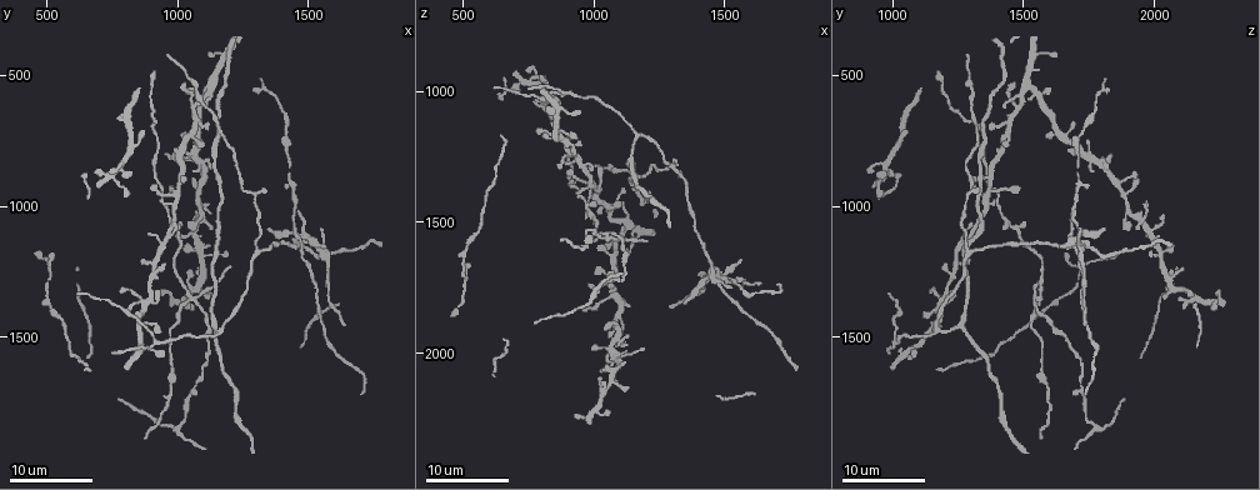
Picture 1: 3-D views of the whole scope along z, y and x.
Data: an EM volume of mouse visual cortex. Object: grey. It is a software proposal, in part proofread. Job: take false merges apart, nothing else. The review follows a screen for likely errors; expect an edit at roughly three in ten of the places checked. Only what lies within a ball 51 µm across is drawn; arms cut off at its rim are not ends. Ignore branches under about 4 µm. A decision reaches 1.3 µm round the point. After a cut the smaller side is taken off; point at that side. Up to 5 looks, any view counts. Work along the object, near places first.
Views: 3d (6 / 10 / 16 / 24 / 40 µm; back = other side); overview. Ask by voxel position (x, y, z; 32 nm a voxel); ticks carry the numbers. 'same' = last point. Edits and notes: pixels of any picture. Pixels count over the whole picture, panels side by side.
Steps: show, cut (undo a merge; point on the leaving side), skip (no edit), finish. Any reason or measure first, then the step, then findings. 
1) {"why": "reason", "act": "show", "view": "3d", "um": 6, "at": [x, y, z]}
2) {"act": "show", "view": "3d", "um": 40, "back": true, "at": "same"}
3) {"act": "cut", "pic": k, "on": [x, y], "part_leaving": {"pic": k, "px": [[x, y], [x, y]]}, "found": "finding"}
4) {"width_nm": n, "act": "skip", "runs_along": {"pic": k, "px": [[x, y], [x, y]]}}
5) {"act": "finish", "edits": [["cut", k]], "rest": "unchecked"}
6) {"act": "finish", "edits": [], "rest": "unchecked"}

{"why": "a fork", "act": "show", "view": "3d", "um": 24, "at": [960, 990, 1400]}

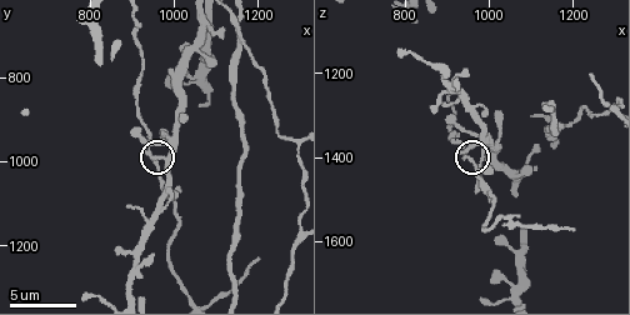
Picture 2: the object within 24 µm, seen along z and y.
{"act": "show", "view": "3d", "um": 6, "at": "same"}

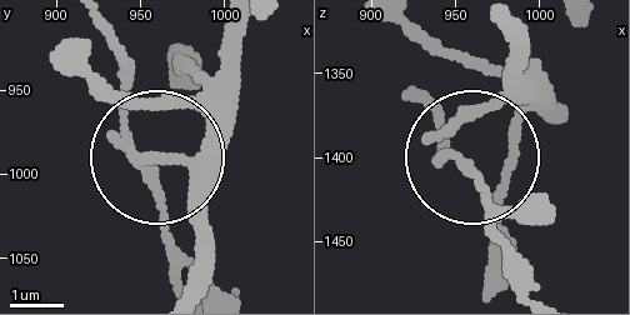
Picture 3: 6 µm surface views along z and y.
{"width_nm": 170, "act": "skip", "found": "all the same cell"}

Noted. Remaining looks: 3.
{"why": "calibre changes", "act": "show", "view": "3d", "um": 10, "at": [1005, 1110, 1485]}

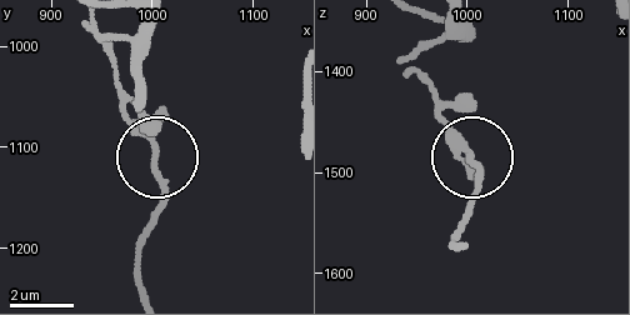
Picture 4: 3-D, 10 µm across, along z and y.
{"act": "show", "view": "3d", "um": 10, "back": true, "at": [1002, 1108, 1484]}

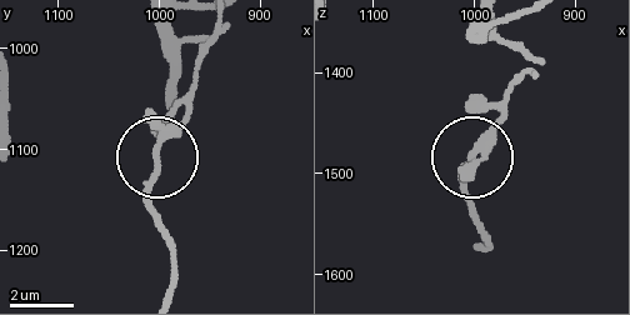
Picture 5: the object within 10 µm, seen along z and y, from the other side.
{"width_nm": 170, "act": "skip", "found": "continuous, no second cell"}

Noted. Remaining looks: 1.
{"act": "finish", "edits": [], "rest": "unchecked"}

